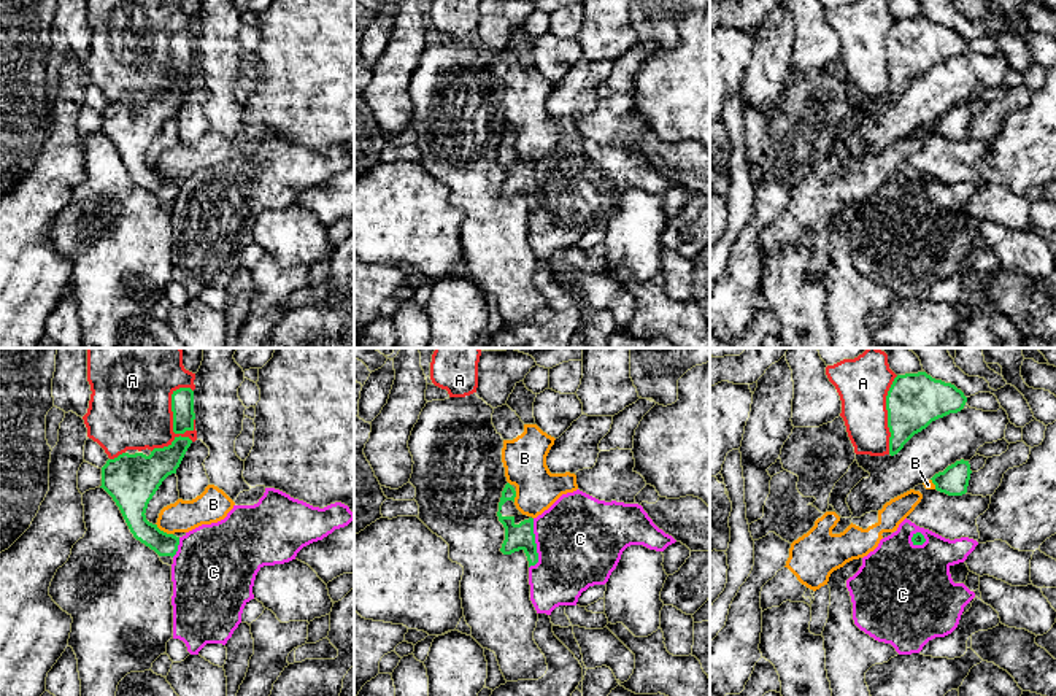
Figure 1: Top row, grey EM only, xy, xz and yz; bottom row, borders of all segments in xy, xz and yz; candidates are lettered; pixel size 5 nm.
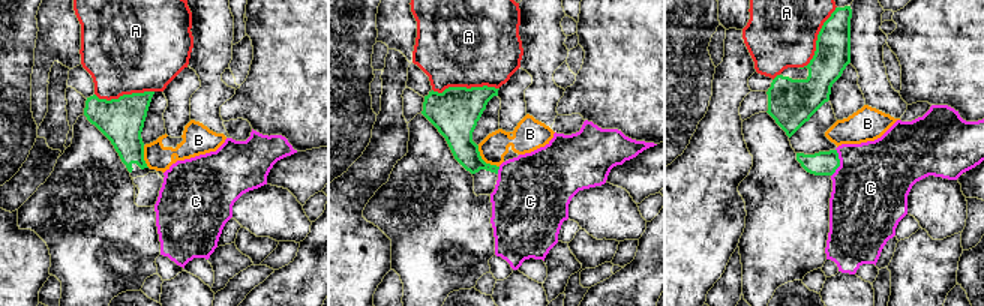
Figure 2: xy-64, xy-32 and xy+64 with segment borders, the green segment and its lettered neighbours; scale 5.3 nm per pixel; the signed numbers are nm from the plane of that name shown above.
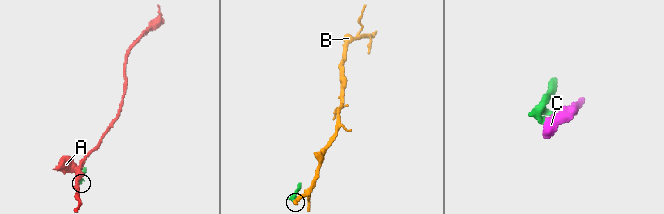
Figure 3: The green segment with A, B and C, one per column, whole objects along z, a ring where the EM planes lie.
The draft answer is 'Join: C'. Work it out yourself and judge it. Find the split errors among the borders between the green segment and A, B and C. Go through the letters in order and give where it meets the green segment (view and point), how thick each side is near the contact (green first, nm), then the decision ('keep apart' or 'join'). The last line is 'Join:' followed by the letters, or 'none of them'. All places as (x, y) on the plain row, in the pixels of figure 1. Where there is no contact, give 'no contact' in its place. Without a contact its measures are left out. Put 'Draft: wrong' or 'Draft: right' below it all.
A: contact xy (173, 64); calibres 110 and 420 nm; keep apart
B: contact xy (162, 175); calibres 190 and 160 nm; keep apart
C: contact xz (535, 188); calibres 130 and 440 nm; keep apart
Join: none of them
Draft: wrong

